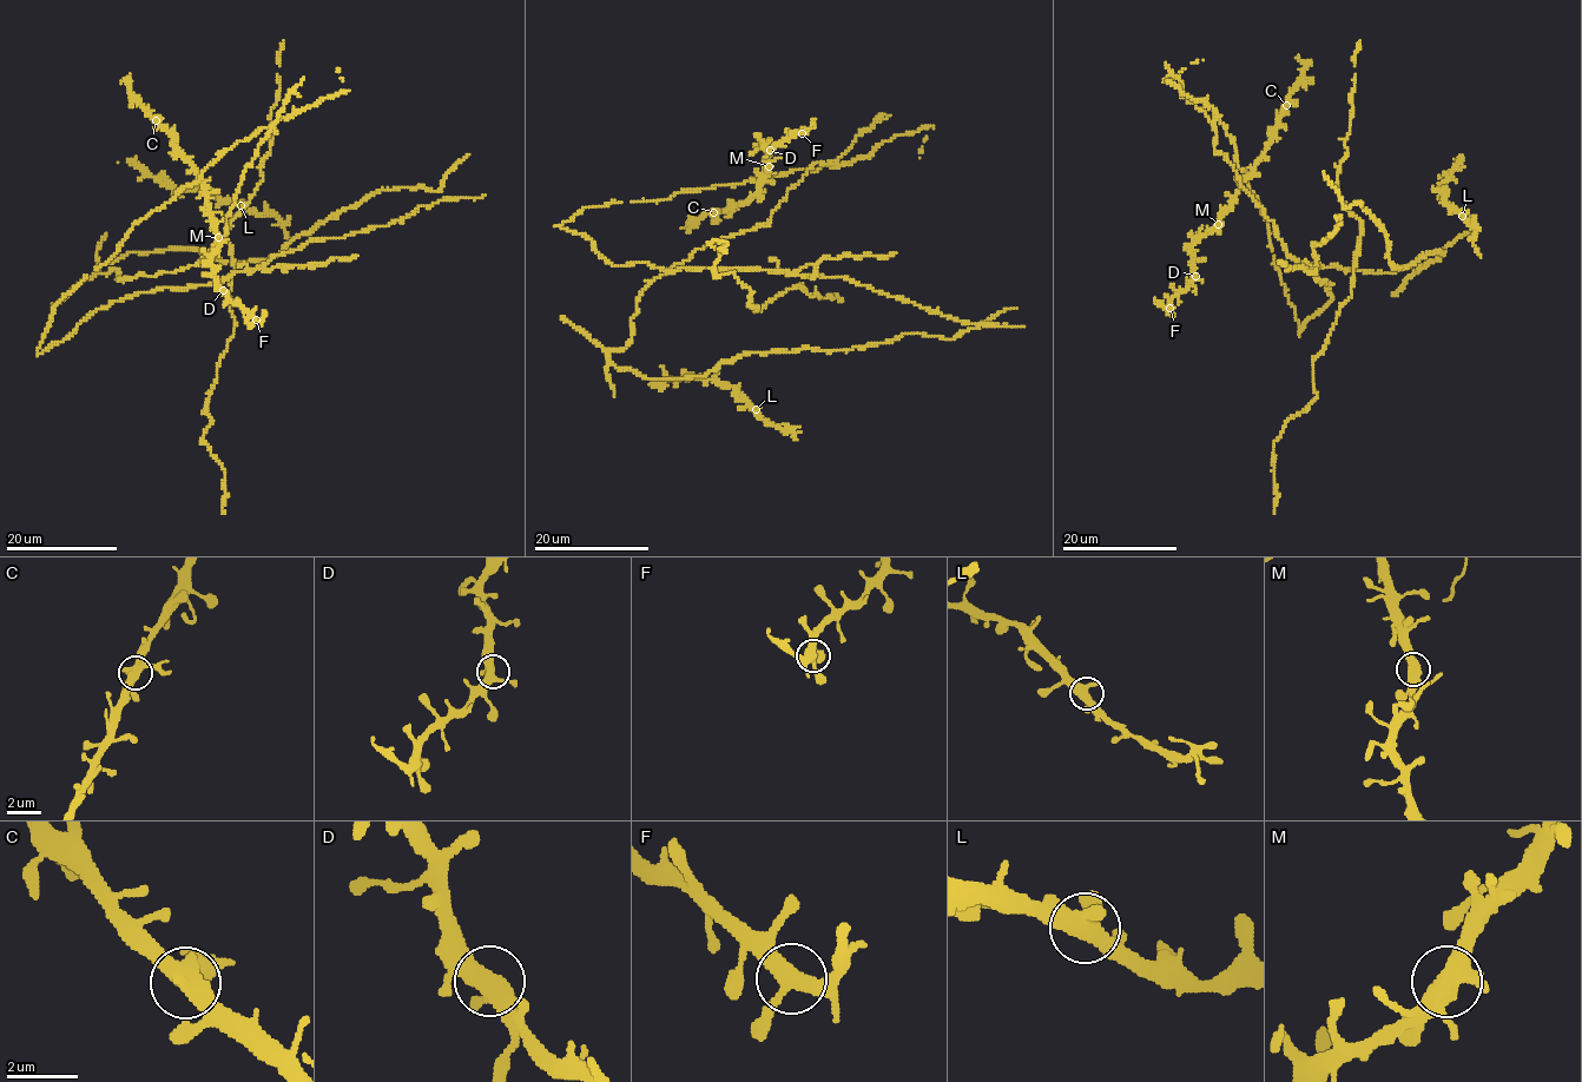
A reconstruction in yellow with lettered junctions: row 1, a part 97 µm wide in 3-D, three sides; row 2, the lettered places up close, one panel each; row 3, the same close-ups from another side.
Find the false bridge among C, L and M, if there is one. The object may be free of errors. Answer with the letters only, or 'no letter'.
no letter

